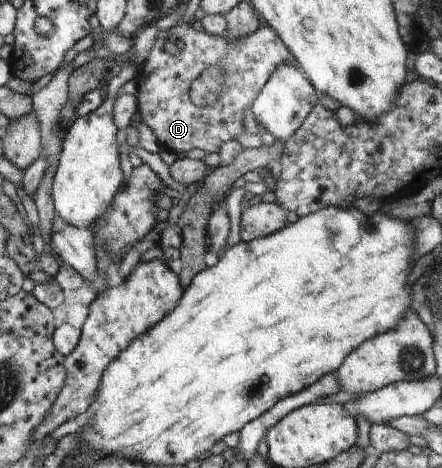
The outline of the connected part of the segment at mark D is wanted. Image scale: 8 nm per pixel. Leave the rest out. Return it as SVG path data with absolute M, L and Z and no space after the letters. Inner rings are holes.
M176 24L168 32L158 31L150 55L140 65L136 78L133 78L137 84L137 112L142 116L143 122L154 131L162 147L174 153L187 153L193 148L201 148L206 150L206 153L218 153L224 142L236 140L238 133L246 132L242 125L244 110L251 108L252 101L259 95L261 88L272 78L273 72L278 67L291 63L296 64L296 68L299 68L293 53L289 51L289 48L286 48L278 33L268 25L262 25L262 28L248 35L245 39L234 40L231 43L225 36L210 35L204 31L196 32L190 24L182 24L182 26ZM168 36L176 36L177 42L183 43L182 51L178 52L176 56L169 54L164 48L164 41ZM211 66L220 67L225 72L227 78L226 90L222 92L218 102L210 107L199 107L191 101L189 90L192 81Z

